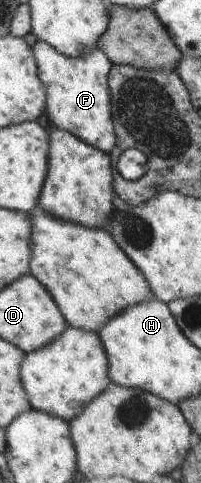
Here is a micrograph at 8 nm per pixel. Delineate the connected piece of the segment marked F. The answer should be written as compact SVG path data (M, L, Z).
M34 40L33 45L39 63L39 77L47 88L46 107L50 124L110 154L117 141L110 112L108 73L113 68L111 59L99 48L88 57L70 58L47 42Z

